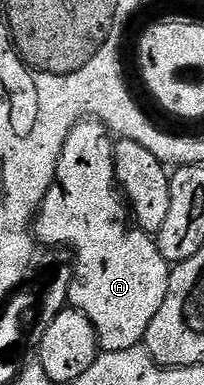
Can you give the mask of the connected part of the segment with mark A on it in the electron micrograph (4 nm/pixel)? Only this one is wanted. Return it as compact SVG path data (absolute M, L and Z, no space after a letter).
M97 119L79 123L69 133L57 165L55 183L47 190L45 201L33 224L33 234L44 248L70 248L74 252L75 276L72 279L70 306L92 322L104 352L124 351L140 346L146 340L149 324L165 302L171 267L161 257L159 244L129 222L129 211L115 182L115 143L112 132Z

